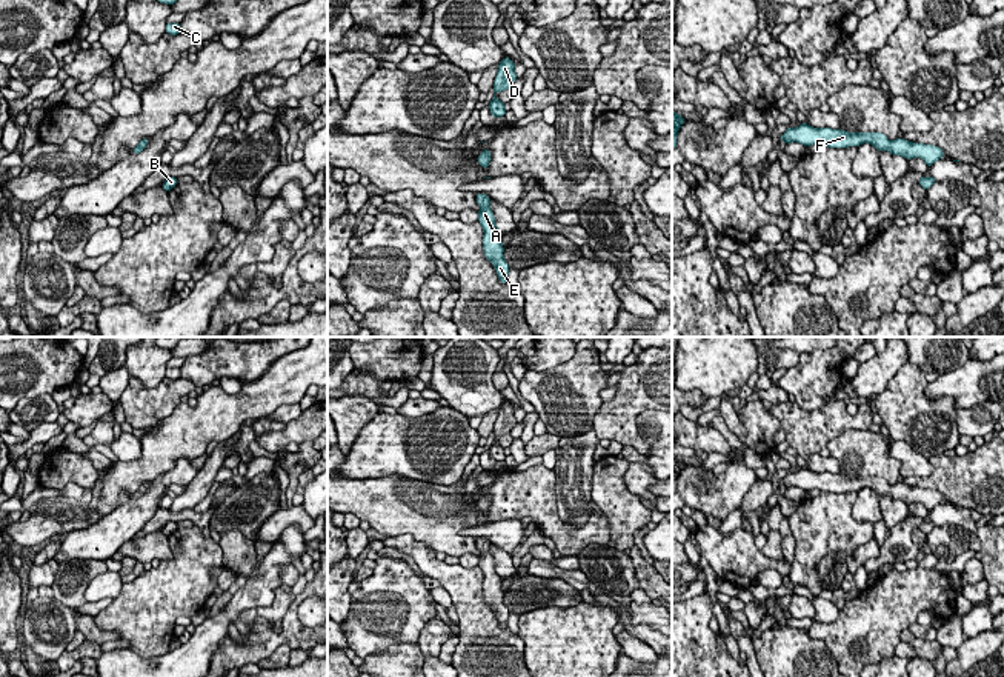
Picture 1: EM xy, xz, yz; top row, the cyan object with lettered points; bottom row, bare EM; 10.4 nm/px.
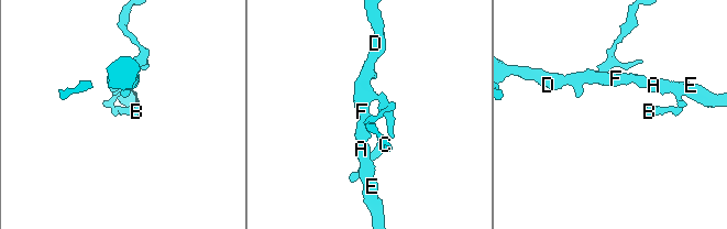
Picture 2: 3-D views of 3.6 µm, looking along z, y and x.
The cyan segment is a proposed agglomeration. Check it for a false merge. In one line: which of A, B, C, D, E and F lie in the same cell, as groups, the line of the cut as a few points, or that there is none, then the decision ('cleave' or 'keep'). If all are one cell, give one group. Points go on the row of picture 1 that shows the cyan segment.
A B C D E F; no cut; keep

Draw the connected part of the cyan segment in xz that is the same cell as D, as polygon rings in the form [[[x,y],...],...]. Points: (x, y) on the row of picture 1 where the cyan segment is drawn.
[[[504,57],[498,65],[498,72],[494,83],[495,94],[509,89],[512,83],[517,80],[514,66],[515,63],[509,57]]]

